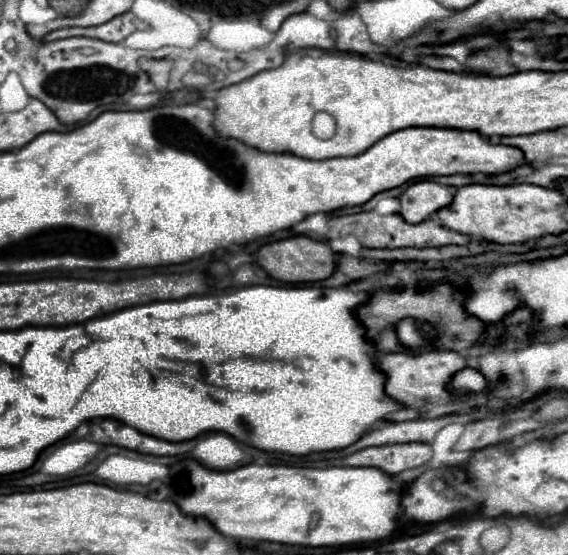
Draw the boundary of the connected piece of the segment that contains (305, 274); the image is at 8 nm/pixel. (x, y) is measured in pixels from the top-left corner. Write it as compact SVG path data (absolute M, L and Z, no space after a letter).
M291 236L279 242L265 244L257 250L257 264L275 280L289 282L289 284L301 284L301 282L317 282L325 280L335 270L335 258L327 242L317 242L307 236Z

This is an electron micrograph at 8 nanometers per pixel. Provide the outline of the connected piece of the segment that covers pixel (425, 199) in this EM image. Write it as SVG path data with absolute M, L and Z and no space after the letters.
M421 180L411 184L401 196L401 216L411 222L423 222L437 210L449 206L453 202L453 190L449 186L441 186L433 180Z

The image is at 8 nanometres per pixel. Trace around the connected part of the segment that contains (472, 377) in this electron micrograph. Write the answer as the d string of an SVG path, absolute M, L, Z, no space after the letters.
M461 370L451 380L451 388L455 388L455 390L471 390L471 396L481 394L483 386L487 386L487 382L483 382L483 374L475 374L475 370Z

